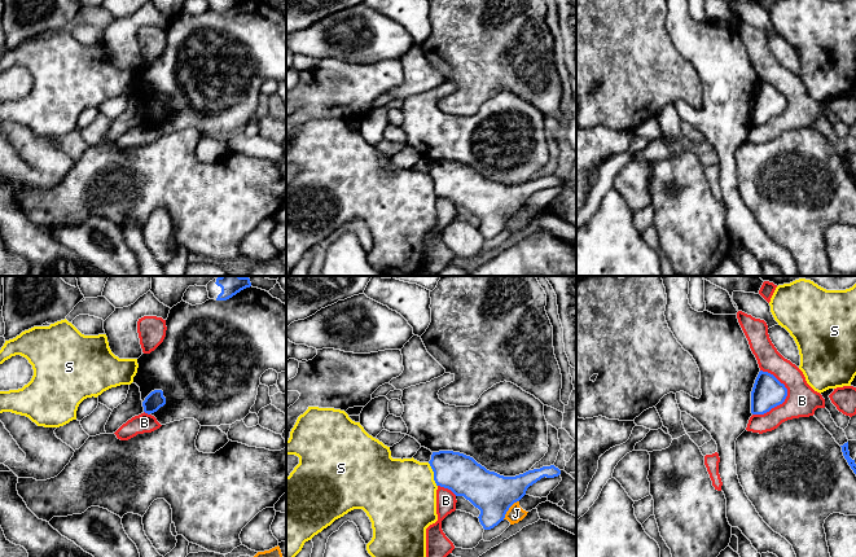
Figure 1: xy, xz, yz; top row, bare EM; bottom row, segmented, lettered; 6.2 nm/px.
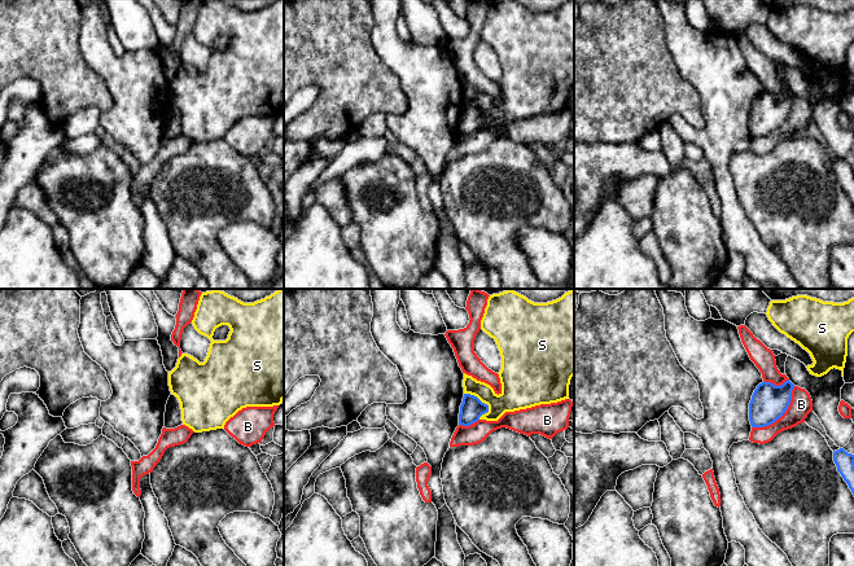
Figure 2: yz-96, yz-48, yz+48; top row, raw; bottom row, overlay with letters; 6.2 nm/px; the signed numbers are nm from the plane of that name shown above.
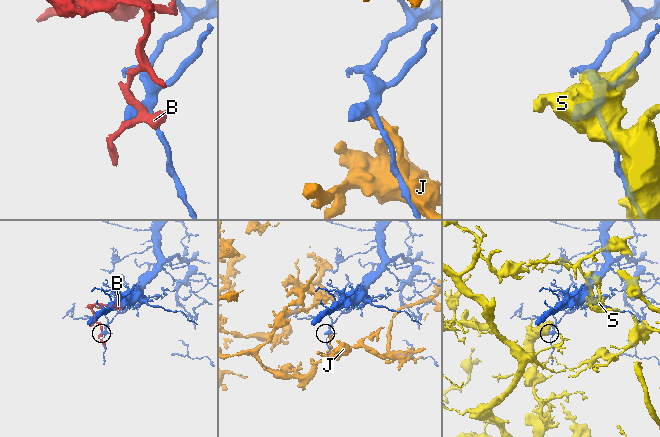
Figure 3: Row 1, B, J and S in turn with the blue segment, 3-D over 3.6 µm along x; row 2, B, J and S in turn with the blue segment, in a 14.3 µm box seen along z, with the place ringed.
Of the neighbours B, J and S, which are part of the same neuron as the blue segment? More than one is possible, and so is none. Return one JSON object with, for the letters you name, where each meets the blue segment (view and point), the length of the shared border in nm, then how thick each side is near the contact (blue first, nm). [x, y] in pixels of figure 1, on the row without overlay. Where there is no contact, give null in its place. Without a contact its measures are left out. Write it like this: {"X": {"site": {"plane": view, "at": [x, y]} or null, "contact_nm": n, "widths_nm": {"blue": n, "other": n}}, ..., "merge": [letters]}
{"merge": []}

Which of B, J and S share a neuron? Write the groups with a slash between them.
B / J / S

